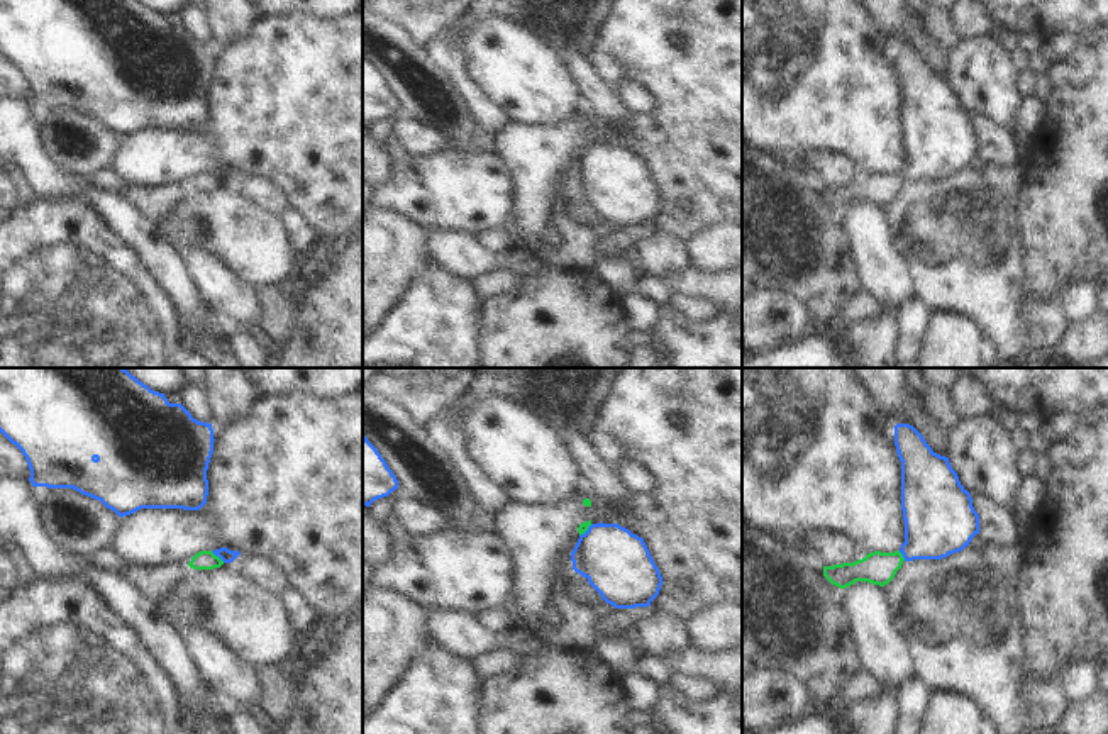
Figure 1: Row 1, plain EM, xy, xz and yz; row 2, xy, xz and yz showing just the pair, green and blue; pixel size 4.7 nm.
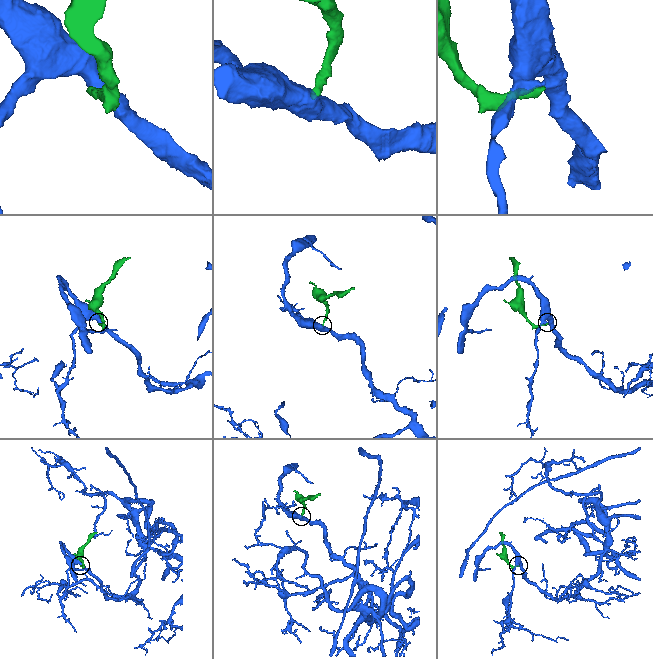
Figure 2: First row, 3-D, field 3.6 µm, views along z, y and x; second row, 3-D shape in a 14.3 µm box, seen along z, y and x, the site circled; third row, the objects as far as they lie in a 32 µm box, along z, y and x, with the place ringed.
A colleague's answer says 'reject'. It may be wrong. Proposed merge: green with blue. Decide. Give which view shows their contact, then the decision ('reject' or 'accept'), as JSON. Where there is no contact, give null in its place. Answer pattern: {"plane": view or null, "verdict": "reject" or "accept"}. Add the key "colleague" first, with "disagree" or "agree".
{"colleague": "agree", "plane": "xy", "verdict": "reject"}

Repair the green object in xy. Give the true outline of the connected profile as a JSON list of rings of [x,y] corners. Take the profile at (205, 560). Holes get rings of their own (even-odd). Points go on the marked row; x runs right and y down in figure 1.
[[[200,551],[188,563],[188,566],[193,570],[213,570],[213,568],[220,568],[222,564],[224,561],[219,556],[215,556],[212,551]]]

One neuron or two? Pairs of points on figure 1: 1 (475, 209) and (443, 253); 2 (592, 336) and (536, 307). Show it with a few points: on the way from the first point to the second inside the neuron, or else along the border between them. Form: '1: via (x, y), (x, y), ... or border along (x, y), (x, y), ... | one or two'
1: border along (424, 227), (451, 227), (475, 236) | two
2: via (578, 336), (573, 336), (549, 312) | one

